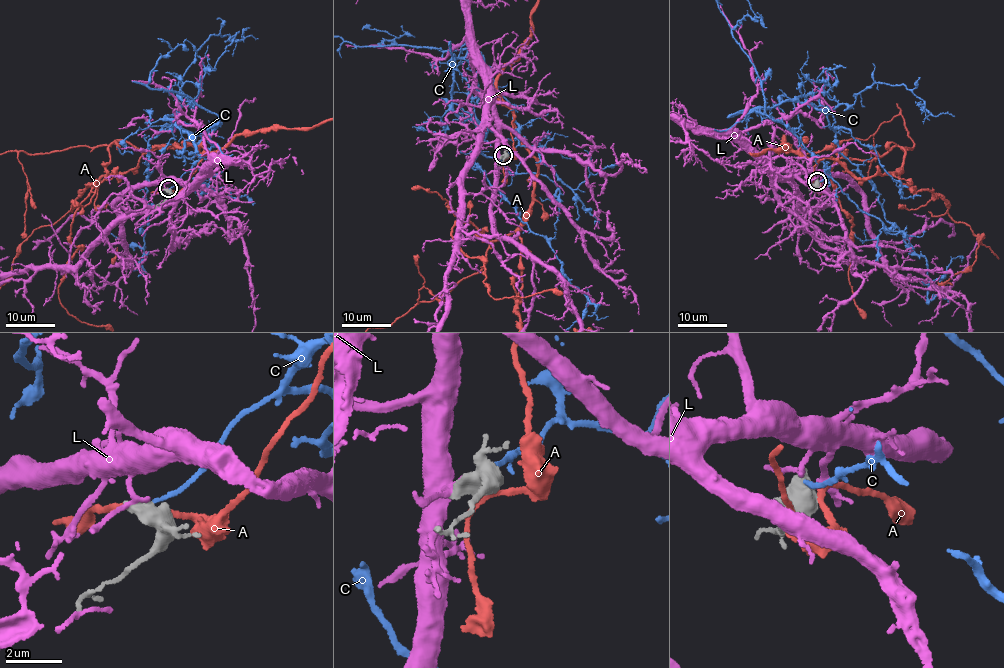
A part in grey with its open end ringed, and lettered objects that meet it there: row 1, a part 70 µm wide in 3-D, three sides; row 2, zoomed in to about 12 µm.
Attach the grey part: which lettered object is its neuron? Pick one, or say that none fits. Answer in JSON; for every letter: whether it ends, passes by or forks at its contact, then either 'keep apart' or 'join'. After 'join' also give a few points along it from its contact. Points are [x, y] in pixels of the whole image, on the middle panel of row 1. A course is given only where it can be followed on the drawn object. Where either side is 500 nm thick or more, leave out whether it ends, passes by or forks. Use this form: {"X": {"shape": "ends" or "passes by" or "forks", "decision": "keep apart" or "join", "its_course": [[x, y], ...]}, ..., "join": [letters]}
{"A": {"decision": "keep apart"}, "C": {"decision": "join"}, "L": {"decision": "keep apart"}, "join": ["C"]}

